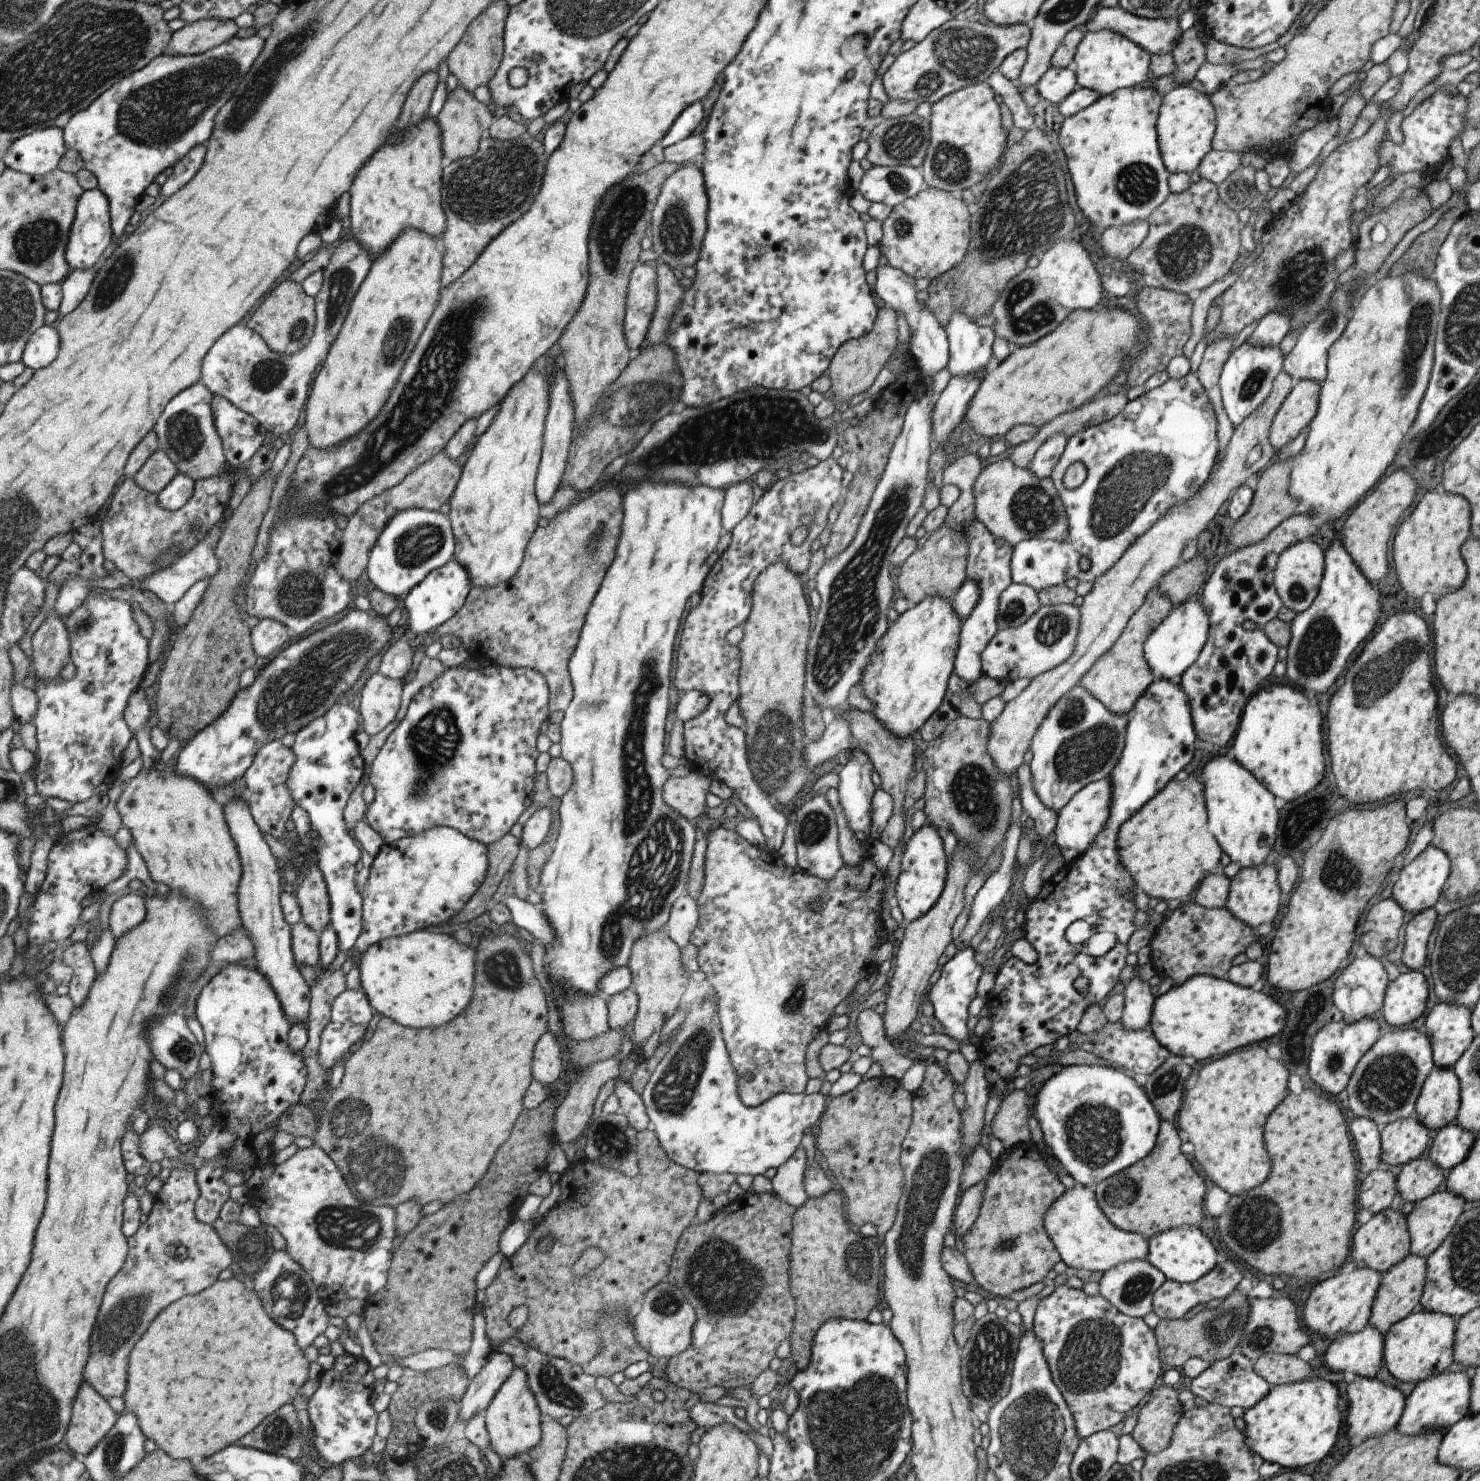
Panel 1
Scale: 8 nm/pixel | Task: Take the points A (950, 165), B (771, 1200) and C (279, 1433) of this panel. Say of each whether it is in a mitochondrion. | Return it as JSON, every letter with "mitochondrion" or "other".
{"A":"mitochondrion","B":"other","C":"mitochondrion"}

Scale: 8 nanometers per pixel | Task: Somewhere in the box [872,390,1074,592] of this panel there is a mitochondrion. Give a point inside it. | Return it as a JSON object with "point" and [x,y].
{"point":[1033,509]}

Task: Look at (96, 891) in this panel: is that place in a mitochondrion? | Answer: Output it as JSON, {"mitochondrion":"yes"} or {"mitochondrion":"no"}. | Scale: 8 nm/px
{"mitochondrion":"no"}

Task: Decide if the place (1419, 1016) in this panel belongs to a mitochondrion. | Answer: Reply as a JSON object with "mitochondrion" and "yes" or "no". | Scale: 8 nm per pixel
{"mitochondrion":"no"}

